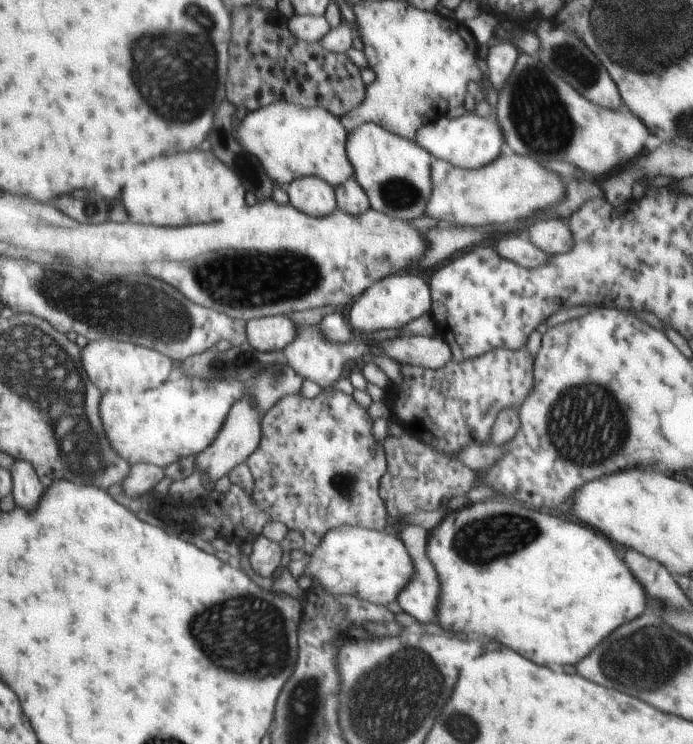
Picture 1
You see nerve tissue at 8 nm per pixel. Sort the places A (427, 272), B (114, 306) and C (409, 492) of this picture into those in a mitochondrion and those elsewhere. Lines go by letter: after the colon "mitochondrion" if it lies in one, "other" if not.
A: other
B: mitochondrion
C: mitochondrion

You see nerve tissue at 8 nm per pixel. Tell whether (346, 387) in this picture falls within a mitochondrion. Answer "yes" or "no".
no

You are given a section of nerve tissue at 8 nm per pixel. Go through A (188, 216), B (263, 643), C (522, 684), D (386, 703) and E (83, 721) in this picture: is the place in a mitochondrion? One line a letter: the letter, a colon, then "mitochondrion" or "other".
A: other
B: mitochondrion
C: other
D: mitochondrion
E: other

